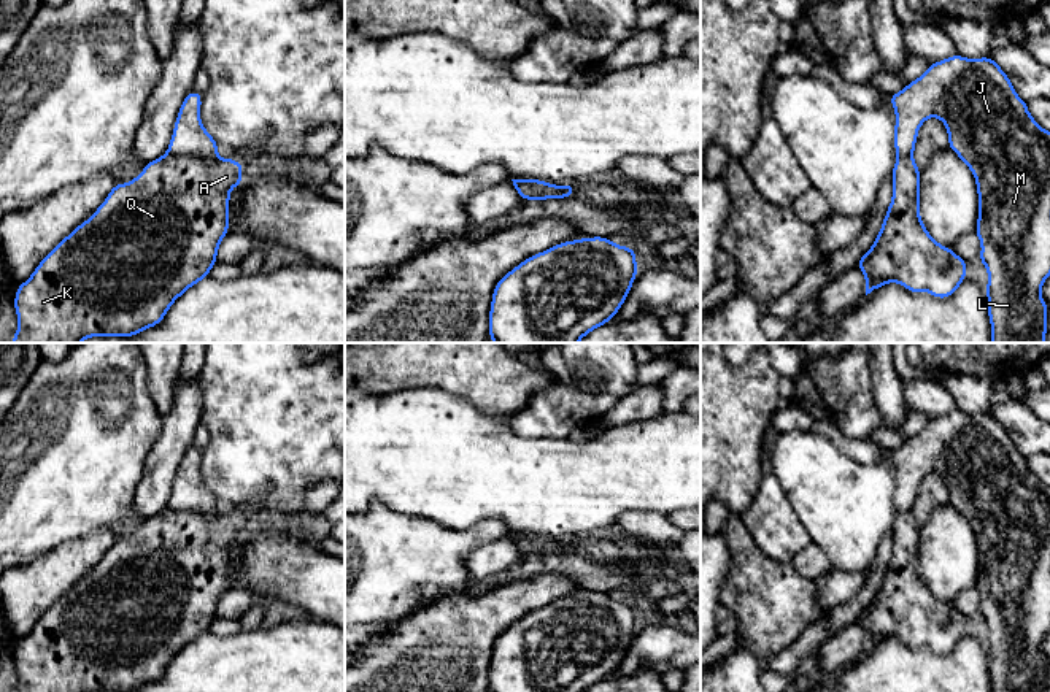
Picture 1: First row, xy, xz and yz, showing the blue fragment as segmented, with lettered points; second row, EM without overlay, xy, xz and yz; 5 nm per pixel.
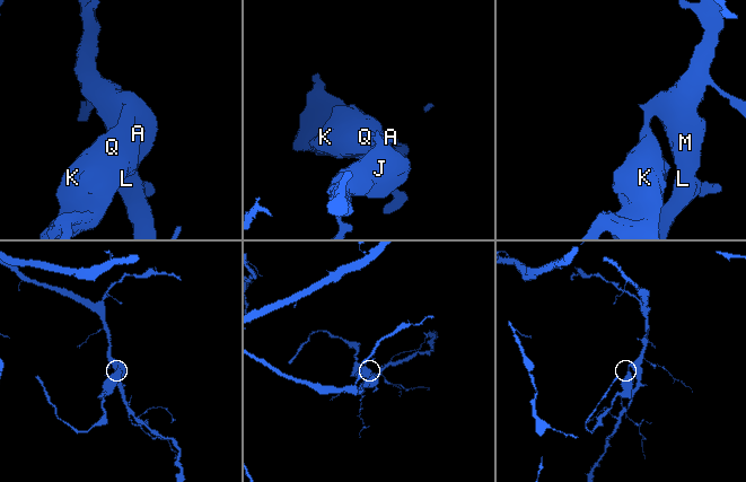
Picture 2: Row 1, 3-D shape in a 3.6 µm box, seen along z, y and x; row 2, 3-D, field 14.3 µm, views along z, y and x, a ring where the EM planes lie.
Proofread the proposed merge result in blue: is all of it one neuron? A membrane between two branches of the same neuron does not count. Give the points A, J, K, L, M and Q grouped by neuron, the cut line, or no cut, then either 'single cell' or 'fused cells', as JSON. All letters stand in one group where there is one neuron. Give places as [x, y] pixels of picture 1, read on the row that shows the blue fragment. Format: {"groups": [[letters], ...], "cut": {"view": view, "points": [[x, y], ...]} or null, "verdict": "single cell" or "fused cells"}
{"groups": [["A", "K", "Q"], ["J", "L", "M"]], "cut": {"view": "xy", "points": [[169, 151], [216, 157]]}, "verdict": "fused cells"}

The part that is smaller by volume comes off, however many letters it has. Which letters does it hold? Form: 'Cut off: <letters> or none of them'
Cut off: A, K, Q

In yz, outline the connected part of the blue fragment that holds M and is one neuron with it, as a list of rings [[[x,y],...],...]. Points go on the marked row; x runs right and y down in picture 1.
[[[955,54],[931,63],[920,78],[888,98],[896,111],[894,151],[898,157],[912,157],[921,124],[936,116],[947,127],[948,148],[975,178],[979,195],[975,235],[982,243],[979,262],[988,270],[991,343],[1045,343],[1048,306],[1040,295],[1040,287],[1050,276],[1050,132],[1028,113],[1028,103],[1017,95],[1009,76],[990,56],[966,59]]]

